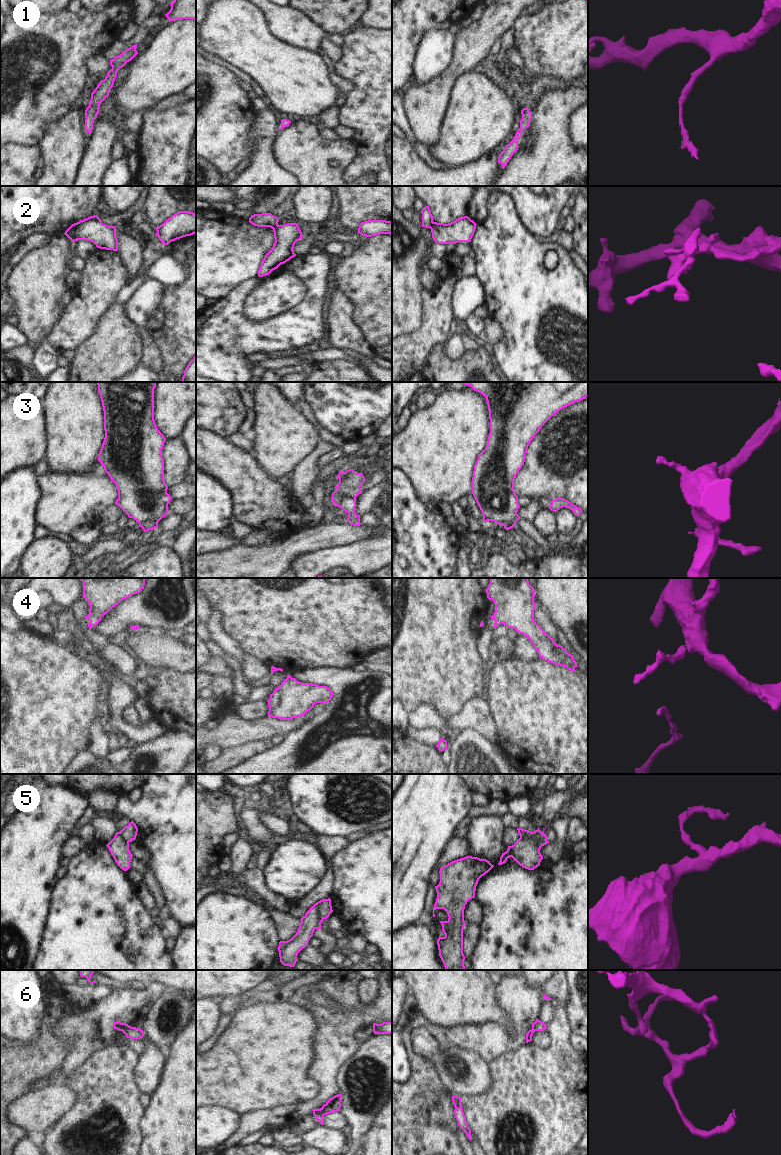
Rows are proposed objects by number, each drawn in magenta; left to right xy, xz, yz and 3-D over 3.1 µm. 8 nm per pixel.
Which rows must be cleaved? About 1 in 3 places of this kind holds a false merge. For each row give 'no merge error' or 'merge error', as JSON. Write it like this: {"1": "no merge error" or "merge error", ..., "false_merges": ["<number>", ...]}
{"1": "no merge error", "2": "merge error", "3": "merge error", "4": "no merge error", "5": "merge error", "6": "merge error", "false_merges": ["2", "3", "5", "6"]}

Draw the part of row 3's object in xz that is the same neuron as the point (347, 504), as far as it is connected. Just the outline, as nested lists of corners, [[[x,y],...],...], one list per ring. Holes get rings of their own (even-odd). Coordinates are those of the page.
[[[342,495],[338,507],[348,514],[347,522],[353,526],[360,526],[360,515],[355,513],[356,498]]]

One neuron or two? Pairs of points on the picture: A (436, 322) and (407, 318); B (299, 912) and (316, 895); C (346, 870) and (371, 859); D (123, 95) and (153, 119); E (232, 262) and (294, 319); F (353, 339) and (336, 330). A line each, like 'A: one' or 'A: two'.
A: two
B: one
C: one
D: two
E: two
F: one

